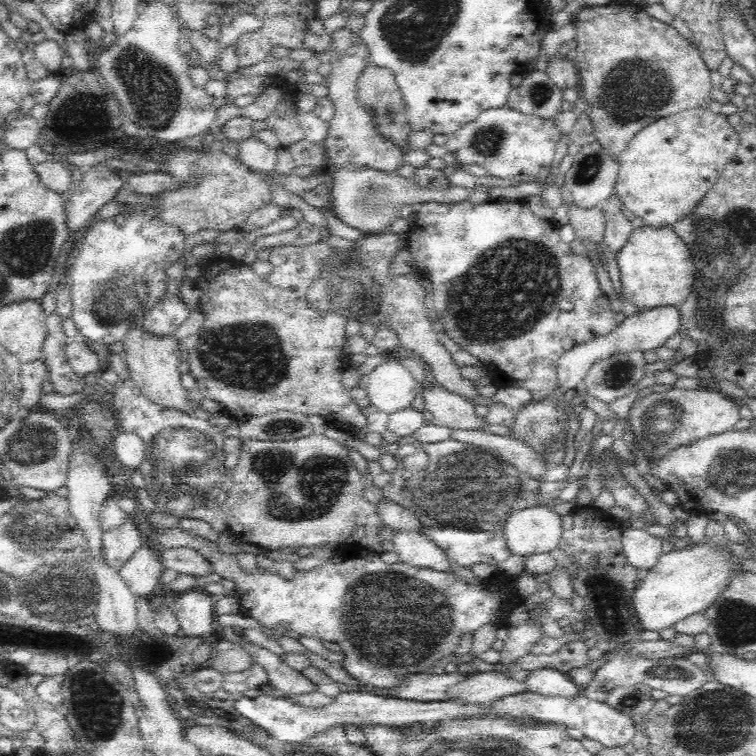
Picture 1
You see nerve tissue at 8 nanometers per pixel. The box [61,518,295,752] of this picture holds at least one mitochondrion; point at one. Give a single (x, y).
(96, 705)

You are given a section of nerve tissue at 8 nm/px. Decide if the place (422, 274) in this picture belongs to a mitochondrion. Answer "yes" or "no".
no

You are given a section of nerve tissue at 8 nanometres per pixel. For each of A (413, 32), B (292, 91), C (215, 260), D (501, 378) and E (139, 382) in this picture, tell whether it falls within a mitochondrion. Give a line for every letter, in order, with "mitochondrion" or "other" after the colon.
A: mitochondrion
B: other
C: other
D: other
E: other

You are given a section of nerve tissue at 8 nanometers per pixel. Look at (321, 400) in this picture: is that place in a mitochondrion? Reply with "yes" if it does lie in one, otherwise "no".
no

